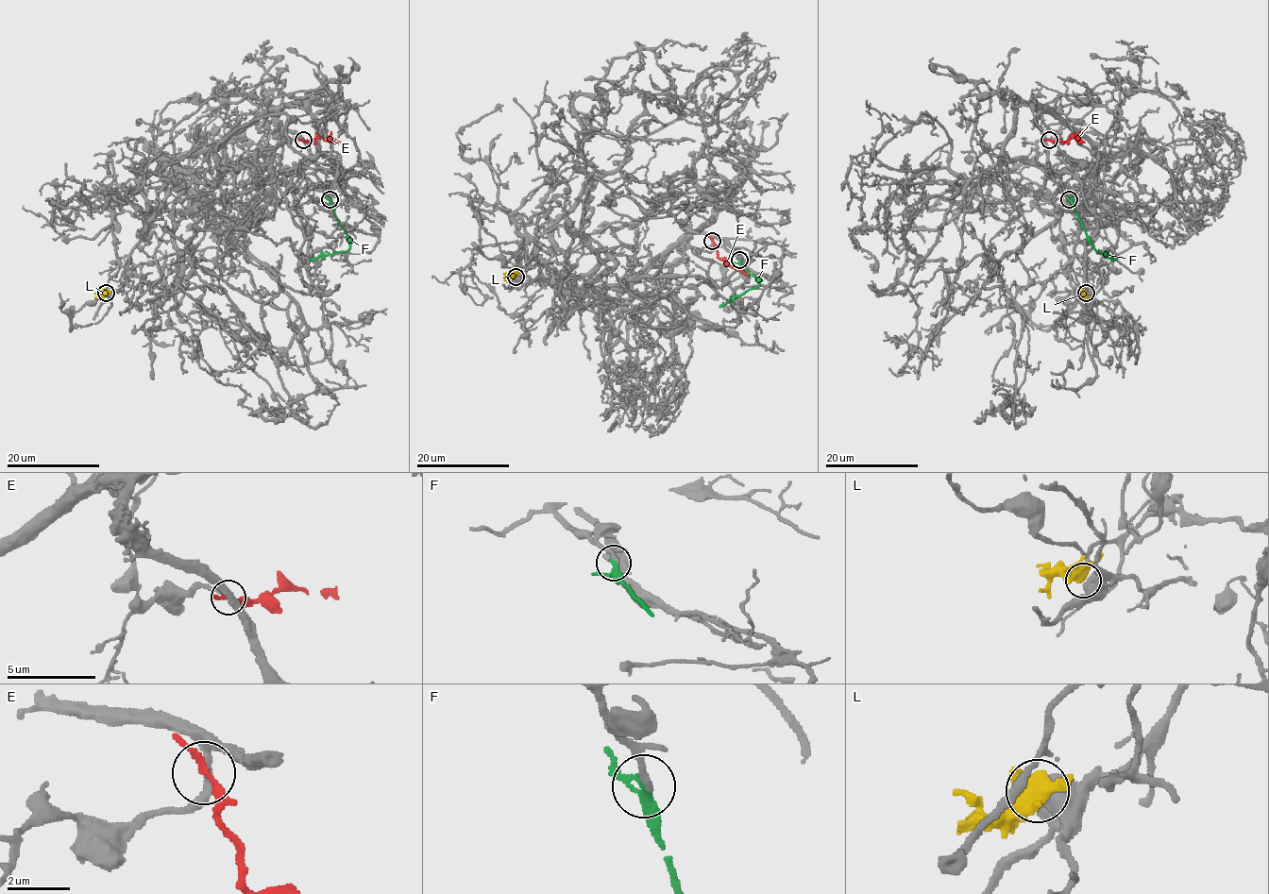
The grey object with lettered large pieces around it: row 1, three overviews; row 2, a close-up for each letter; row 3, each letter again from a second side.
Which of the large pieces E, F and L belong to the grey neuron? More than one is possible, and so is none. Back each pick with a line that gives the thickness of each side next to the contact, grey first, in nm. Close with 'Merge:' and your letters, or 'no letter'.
F: Thickness 200 nm (grey) against 220 nm
Merge: F

